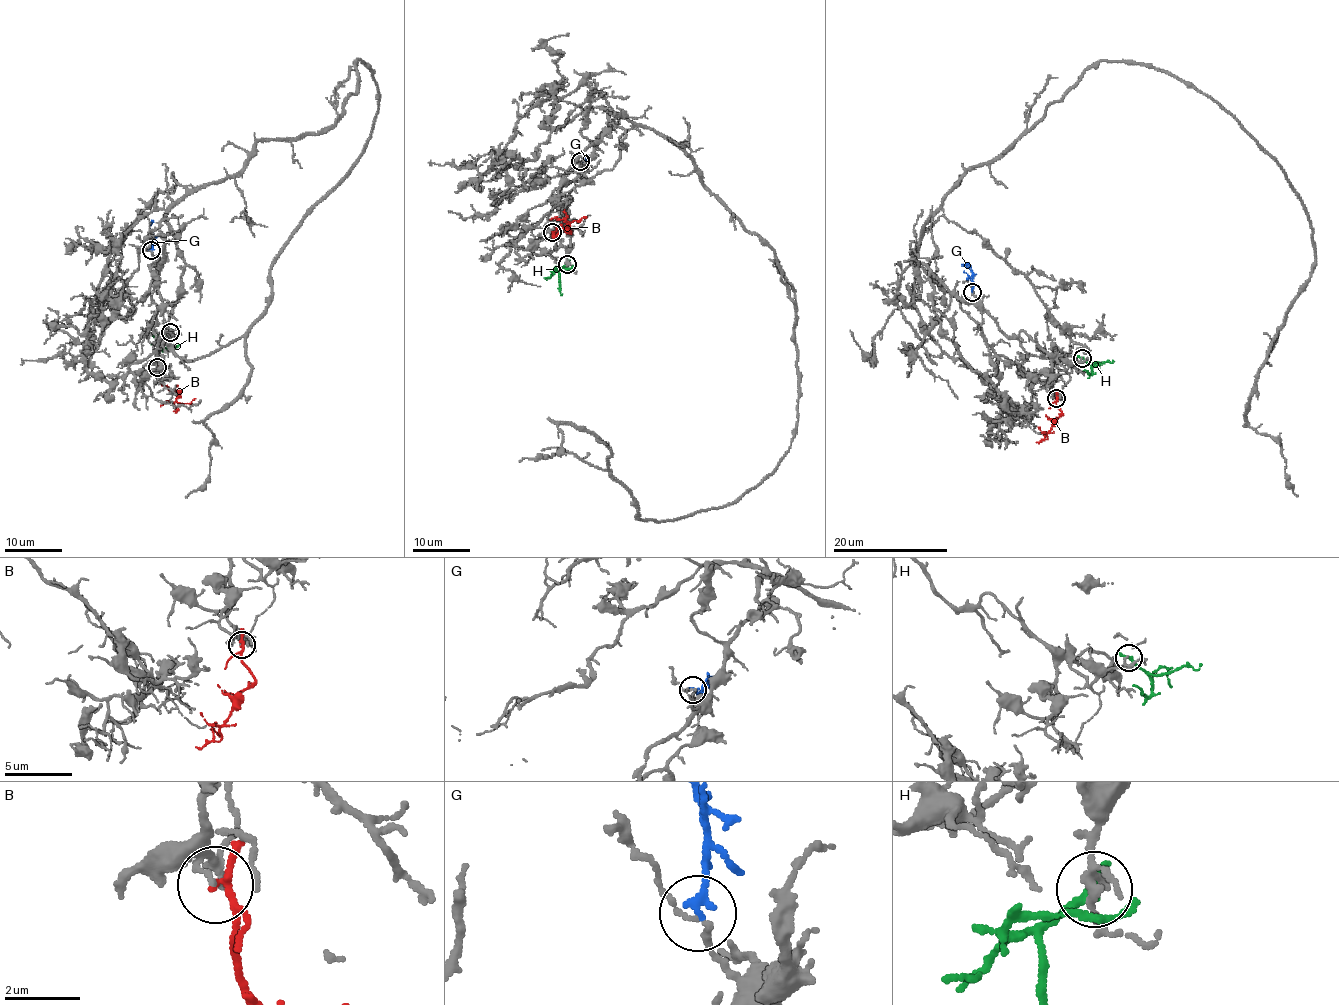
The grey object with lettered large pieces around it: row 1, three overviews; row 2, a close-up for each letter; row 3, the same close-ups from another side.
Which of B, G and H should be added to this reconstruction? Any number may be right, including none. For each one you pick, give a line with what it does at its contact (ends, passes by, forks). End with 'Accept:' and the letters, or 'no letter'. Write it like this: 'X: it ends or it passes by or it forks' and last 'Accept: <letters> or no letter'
Accept: no letter

